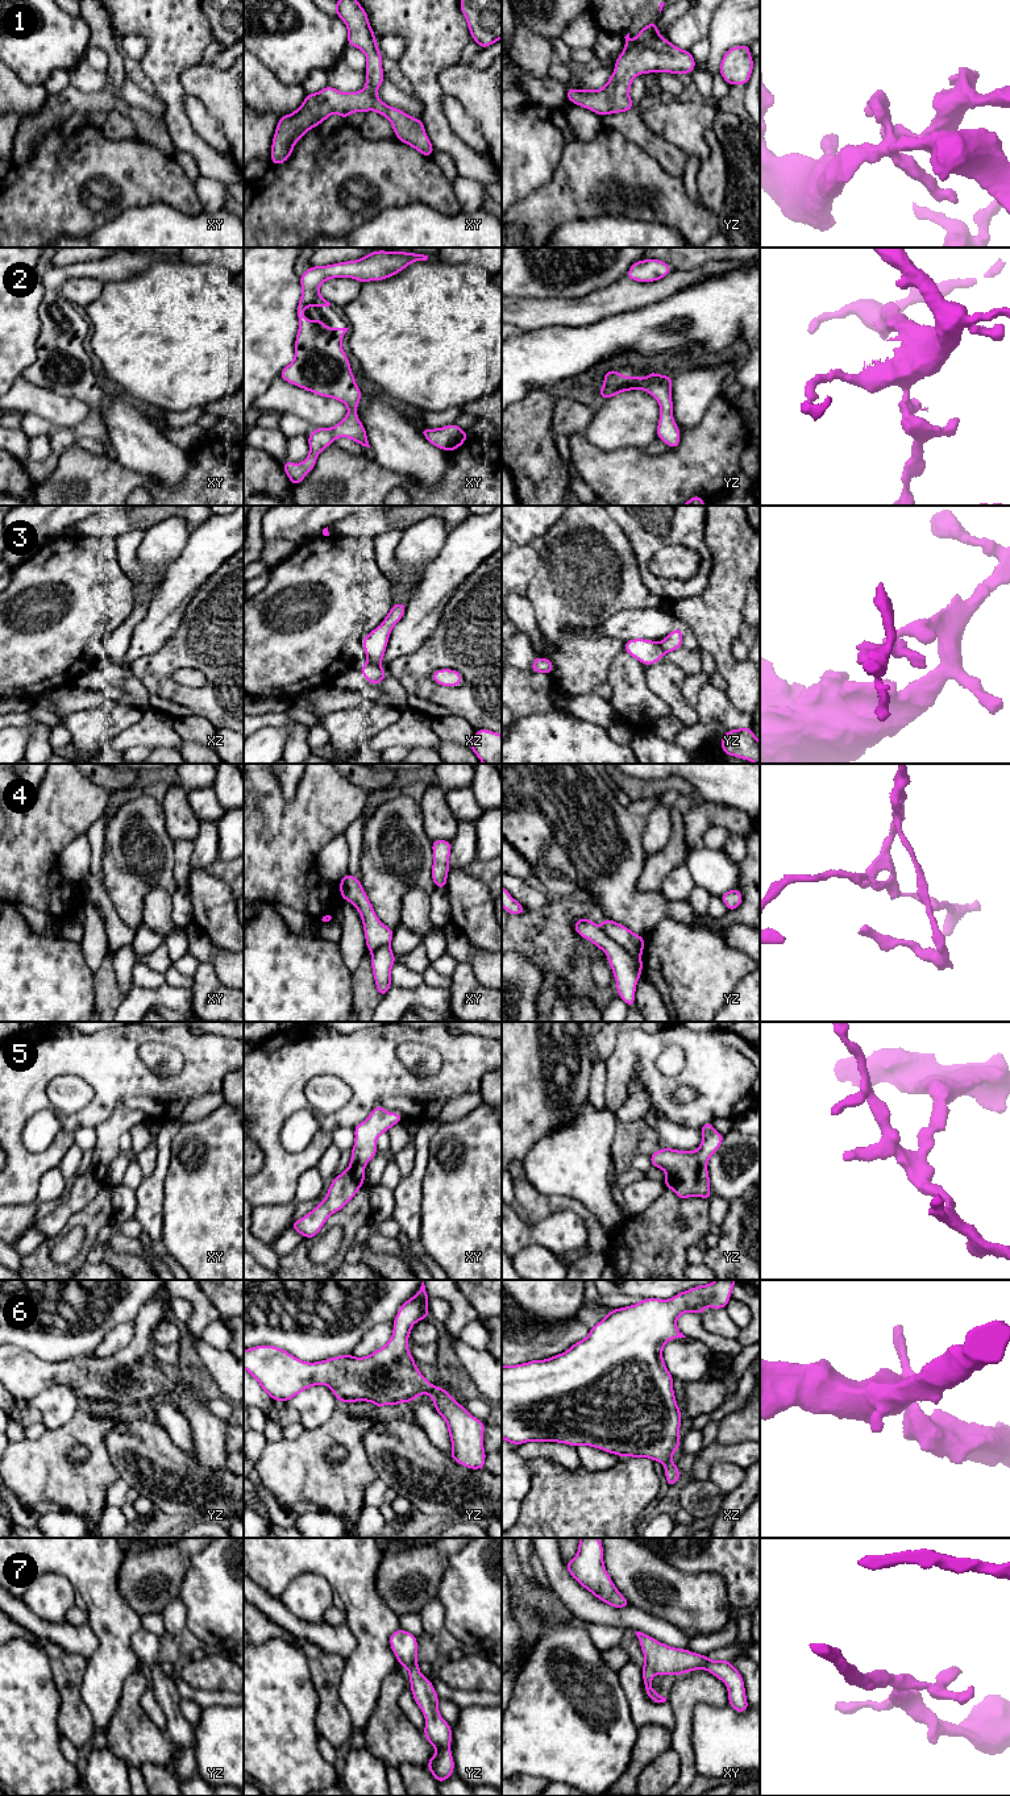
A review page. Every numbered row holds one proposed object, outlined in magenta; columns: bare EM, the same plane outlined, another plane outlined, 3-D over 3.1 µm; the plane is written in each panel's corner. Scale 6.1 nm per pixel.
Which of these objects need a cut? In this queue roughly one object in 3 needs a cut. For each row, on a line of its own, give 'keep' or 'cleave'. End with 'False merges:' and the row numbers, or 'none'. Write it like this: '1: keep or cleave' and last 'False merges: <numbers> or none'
1: keep
2: keep
3: cleave
4: cleave
5: keep
6: keep
7: keep
False merges: 3, 4

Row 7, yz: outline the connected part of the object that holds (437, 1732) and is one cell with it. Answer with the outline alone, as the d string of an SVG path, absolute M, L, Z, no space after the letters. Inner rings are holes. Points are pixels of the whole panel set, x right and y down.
M402 1627L390 1635L390 1646L398 1664L408 1670L412 1696L425 1717L424 1735L437 1753L429 1758L427 1767L436 1782L445 1782L454 1772L454 1760L449 1746L452 1745L452 1728L440 1716L439 1696L429 1679L419 1670L417 1638Z

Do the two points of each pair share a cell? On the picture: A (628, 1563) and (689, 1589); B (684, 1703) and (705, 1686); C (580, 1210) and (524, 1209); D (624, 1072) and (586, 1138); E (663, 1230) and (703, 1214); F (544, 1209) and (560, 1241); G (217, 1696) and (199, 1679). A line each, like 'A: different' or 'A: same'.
A: same
B: same
C: same
D: different
E: same
F: different
G: different

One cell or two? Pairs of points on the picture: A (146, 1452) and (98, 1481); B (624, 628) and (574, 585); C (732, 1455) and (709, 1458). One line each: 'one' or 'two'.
A: two
B: two
C: one

